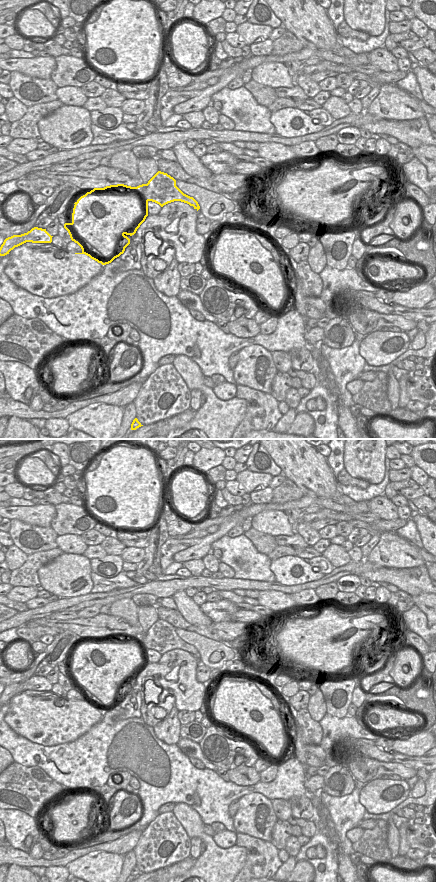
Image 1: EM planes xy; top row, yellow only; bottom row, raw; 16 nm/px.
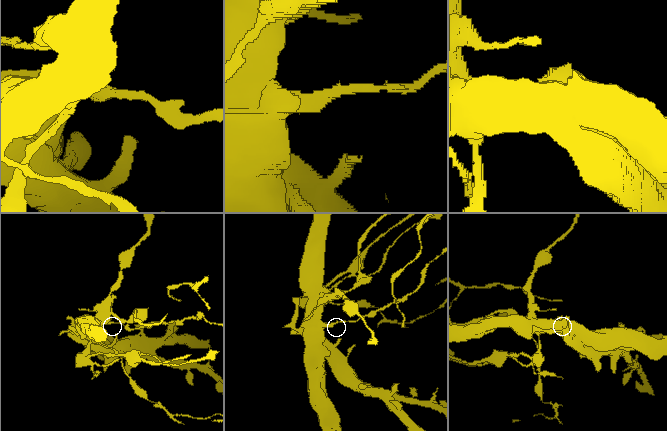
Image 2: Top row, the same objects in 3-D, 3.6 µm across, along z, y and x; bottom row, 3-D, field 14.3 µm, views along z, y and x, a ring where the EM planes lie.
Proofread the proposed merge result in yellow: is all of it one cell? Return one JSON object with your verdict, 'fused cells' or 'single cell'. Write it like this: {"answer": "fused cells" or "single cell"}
{"answer": "fused cells"}

